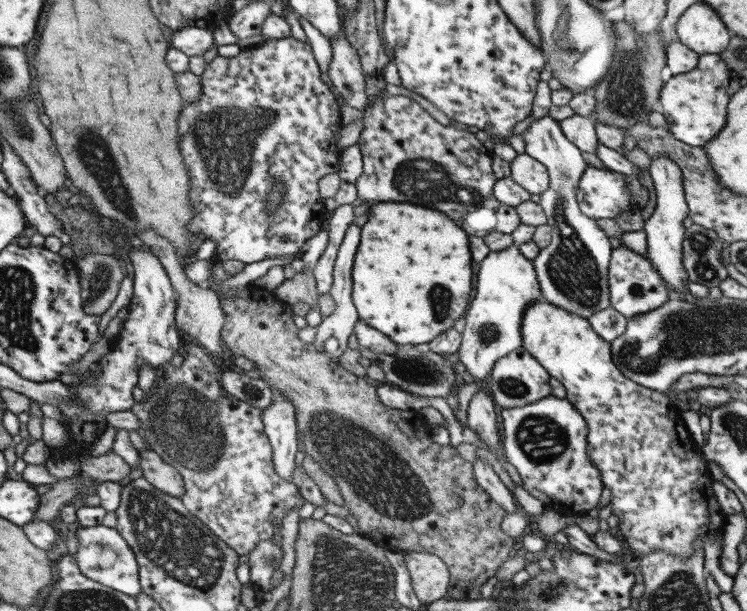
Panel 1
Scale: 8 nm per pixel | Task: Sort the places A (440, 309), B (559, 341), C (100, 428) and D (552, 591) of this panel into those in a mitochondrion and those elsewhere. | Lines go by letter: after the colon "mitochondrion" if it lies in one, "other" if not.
A: mitochondrion
B: other
C: other
D: mitochondrion

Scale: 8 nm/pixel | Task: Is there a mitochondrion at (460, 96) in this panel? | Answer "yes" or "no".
no

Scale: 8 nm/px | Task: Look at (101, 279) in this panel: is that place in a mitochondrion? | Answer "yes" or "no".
yes

